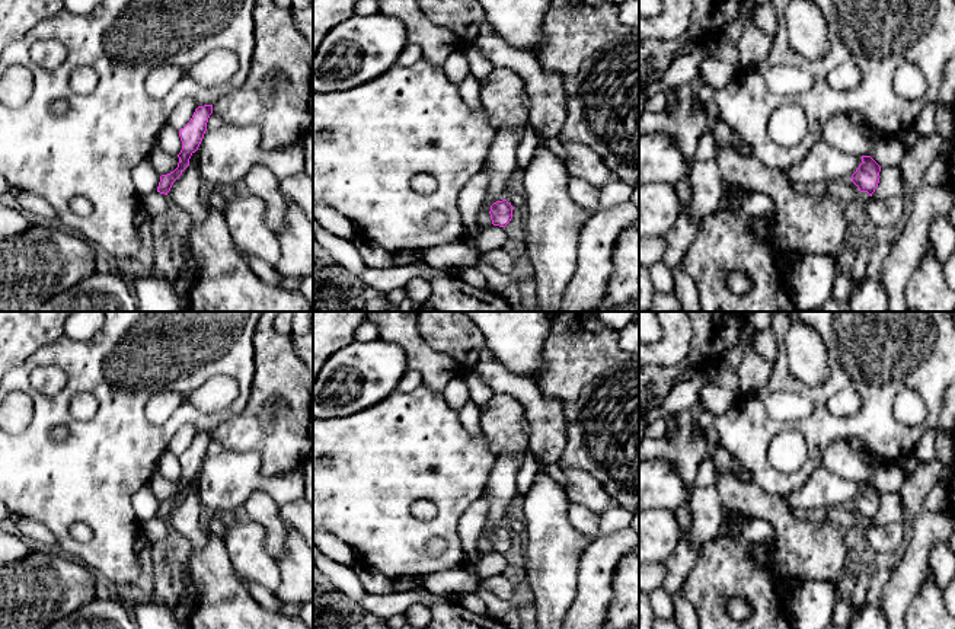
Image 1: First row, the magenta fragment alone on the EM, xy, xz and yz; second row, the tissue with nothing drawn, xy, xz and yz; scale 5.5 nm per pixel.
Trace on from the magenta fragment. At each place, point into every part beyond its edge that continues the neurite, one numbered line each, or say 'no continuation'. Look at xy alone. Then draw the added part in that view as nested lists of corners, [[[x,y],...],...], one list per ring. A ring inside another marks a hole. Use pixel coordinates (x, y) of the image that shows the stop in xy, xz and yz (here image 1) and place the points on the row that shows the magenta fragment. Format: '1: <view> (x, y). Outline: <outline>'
no continuation

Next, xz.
no continuation

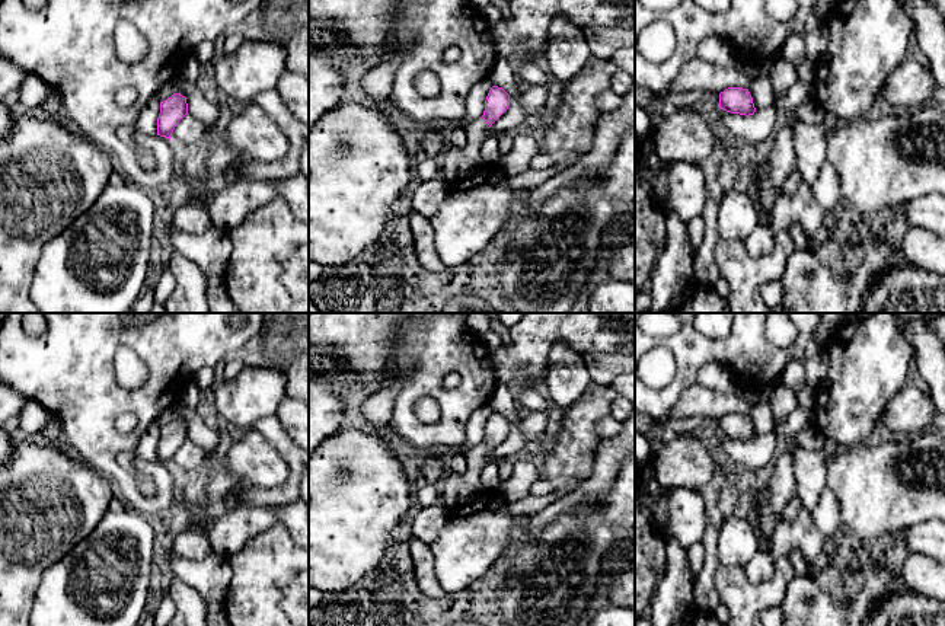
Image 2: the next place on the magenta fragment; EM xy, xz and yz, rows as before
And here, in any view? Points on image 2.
1: xz (457, 165). Outline: [[[476,118],[466,127],[467,144],[463,148],[448,147],[441,159],[441,175],[451,185],[457,188],[476,170],[479,170],[485,162],[481,156],[483,141],[492,135],[489,125],[482,118]]]

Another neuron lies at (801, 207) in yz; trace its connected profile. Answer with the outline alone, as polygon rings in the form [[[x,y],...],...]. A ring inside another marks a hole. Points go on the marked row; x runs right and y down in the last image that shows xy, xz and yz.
[[[801,181],[794,195],[783,192],[775,199],[770,223],[759,224],[743,242],[751,258],[763,258],[773,249],[775,236],[798,223],[804,233],[811,237],[827,221],[829,214],[815,201],[811,185]]]

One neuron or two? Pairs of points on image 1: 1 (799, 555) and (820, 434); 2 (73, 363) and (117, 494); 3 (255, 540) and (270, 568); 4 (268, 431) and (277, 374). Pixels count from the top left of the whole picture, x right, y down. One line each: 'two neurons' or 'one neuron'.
1: two neurons
2: one neuron
3: one neuron
4: one neuron

